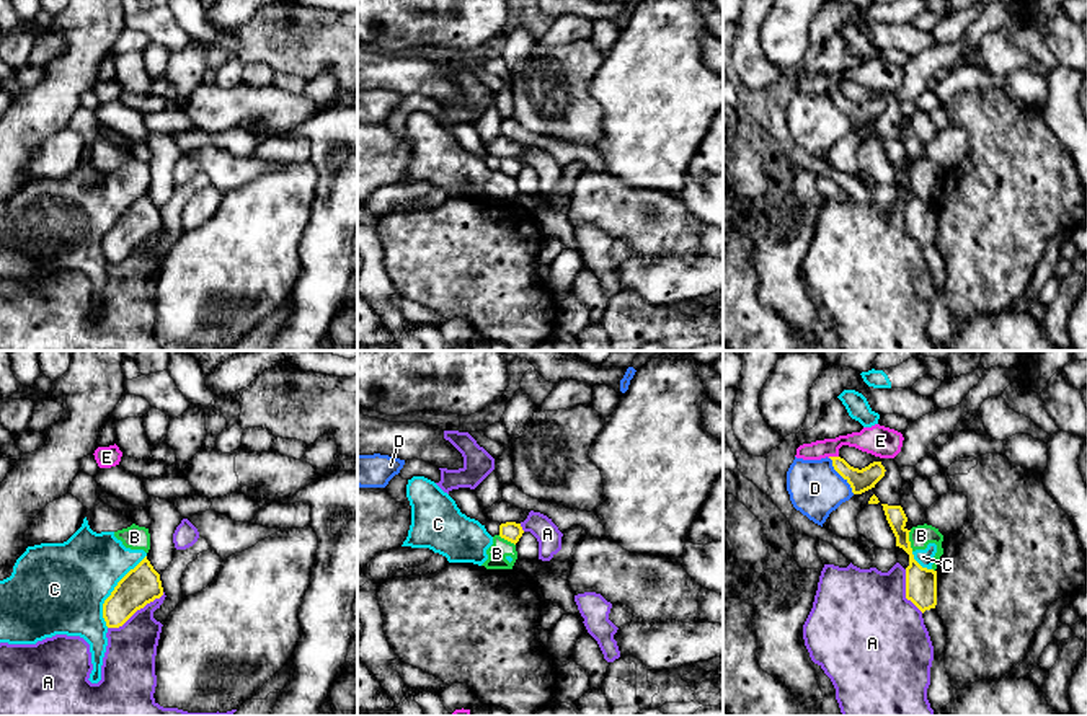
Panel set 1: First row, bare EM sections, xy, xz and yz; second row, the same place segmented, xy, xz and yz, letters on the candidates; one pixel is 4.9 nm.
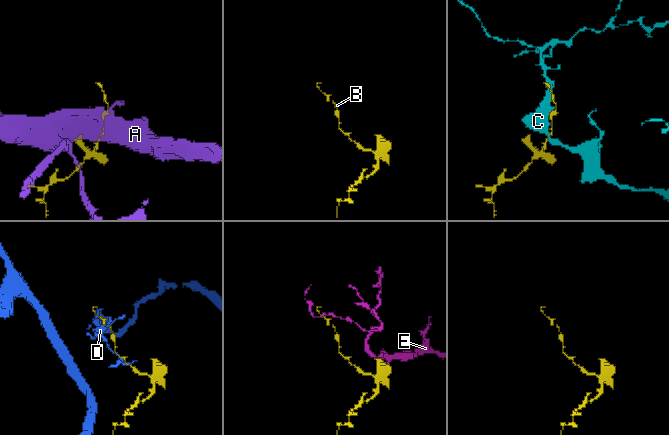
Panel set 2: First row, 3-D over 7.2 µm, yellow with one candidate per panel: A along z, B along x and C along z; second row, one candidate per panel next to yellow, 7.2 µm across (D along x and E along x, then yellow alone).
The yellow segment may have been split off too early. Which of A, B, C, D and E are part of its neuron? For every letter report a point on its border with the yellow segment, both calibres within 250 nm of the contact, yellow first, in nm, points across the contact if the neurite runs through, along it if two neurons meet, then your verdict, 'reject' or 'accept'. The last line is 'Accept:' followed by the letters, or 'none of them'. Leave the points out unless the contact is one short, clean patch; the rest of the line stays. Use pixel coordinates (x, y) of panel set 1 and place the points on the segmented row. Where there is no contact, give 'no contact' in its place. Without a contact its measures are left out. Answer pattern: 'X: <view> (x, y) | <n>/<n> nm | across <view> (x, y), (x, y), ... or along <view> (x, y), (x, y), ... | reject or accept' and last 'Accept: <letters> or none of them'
A: xy (136, 610) | 190/260 nm | reject
B: yz (908, 540) | 160/110 nm | along yz (909, 530), (909, 547), (913, 550) | reject
C: xy (113, 591) | 190/440 nm | reject
D: yz (839, 473) | 110/260 nm | along yz (829, 457), (834, 470), (854, 493) | reject
E: yz (833, 457) | 110/150 nm | along yz (838, 455), (828, 457) | reject
Accept: none of them

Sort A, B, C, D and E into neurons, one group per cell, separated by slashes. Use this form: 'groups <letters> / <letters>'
groups A / B C / D / E

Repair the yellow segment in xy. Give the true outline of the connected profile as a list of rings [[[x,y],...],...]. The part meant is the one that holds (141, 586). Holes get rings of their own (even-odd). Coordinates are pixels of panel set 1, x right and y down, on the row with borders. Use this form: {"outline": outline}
{"outline": [[[147,556],[131,569],[103,603],[103,618],[108,628],[122,626],[137,610],[160,599],[163,587],[160,574]]]}

